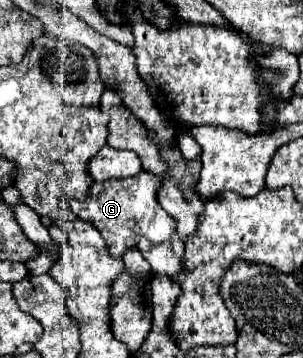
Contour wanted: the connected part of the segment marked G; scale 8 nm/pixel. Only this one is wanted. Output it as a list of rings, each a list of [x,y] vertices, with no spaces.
[[[142,170],[136,176],[94,182],[86,200],[72,200],[70,206],[82,220],[92,222],[102,232],[110,254],[122,256],[128,248],[136,246],[136,238],[140,236],[146,236],[152,244],[160,244],[176,232],[176,220],[158,204],[160,186],[162,176]]]

